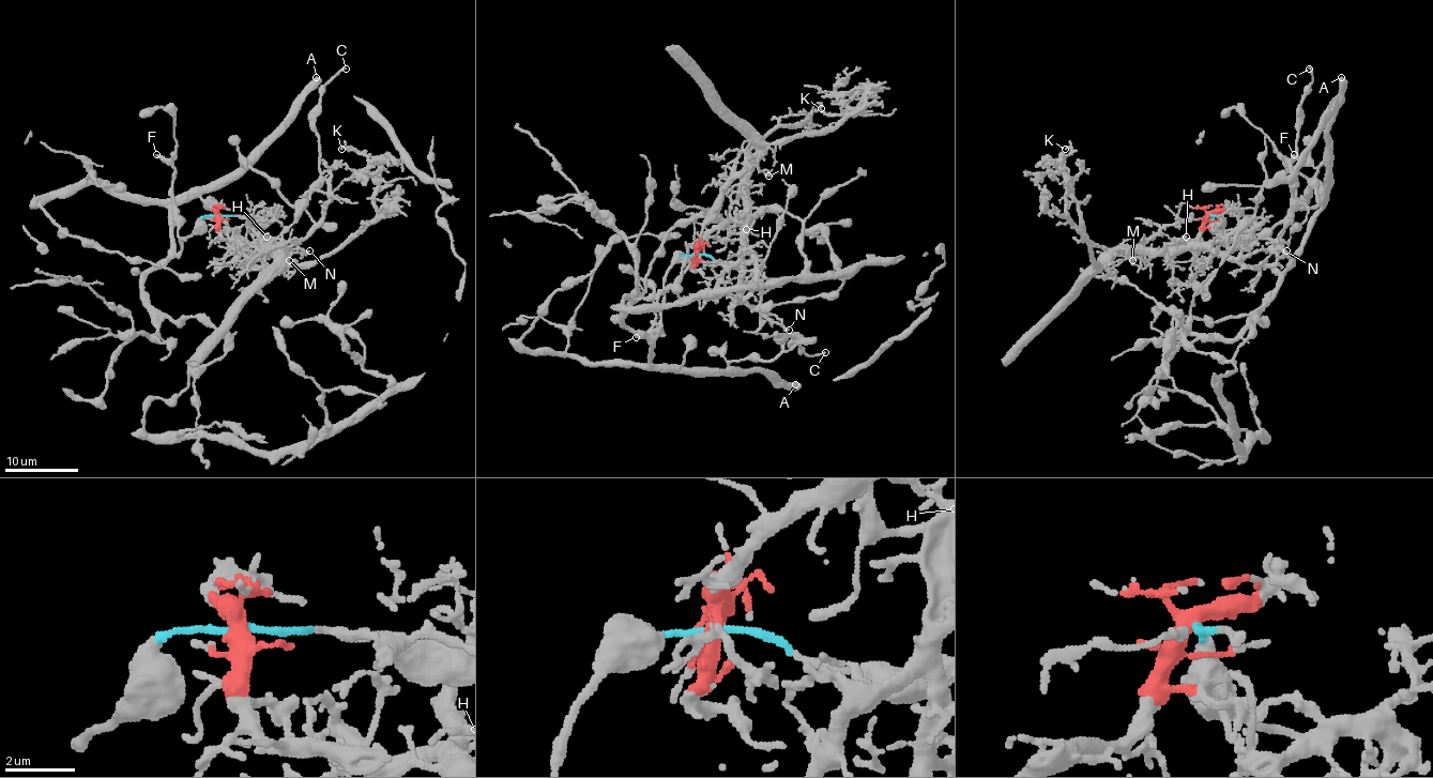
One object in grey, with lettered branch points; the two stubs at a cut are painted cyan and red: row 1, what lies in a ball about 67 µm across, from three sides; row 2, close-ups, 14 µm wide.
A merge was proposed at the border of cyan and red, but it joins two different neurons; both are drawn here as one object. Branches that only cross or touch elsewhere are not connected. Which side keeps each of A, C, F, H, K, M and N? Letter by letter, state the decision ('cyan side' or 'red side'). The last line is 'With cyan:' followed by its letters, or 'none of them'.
A: cyan side
C: cyan side
F: cyan side
H: red side
K: red side
M: red side
N: red side
With cyan: A, C, F

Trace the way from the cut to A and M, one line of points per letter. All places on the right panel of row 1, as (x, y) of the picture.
A: (1209, 215), (1232, 240), (1276, 240), (1291, 254), (1299, 246), (1322, 204), (1327, 122), (1342, 76)
M: (1209, 215), (1195, 240), (1183, 240), (1165, 248), (1124, 248), (1132, 259)

